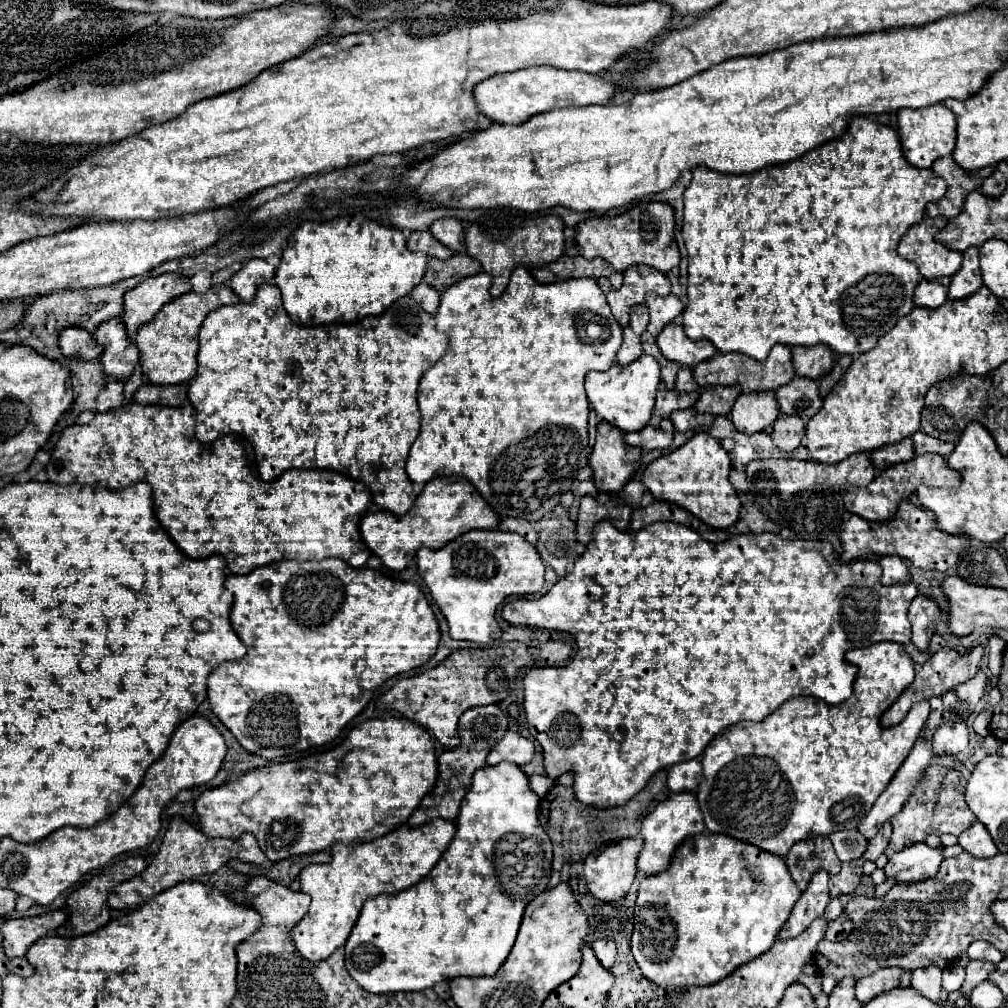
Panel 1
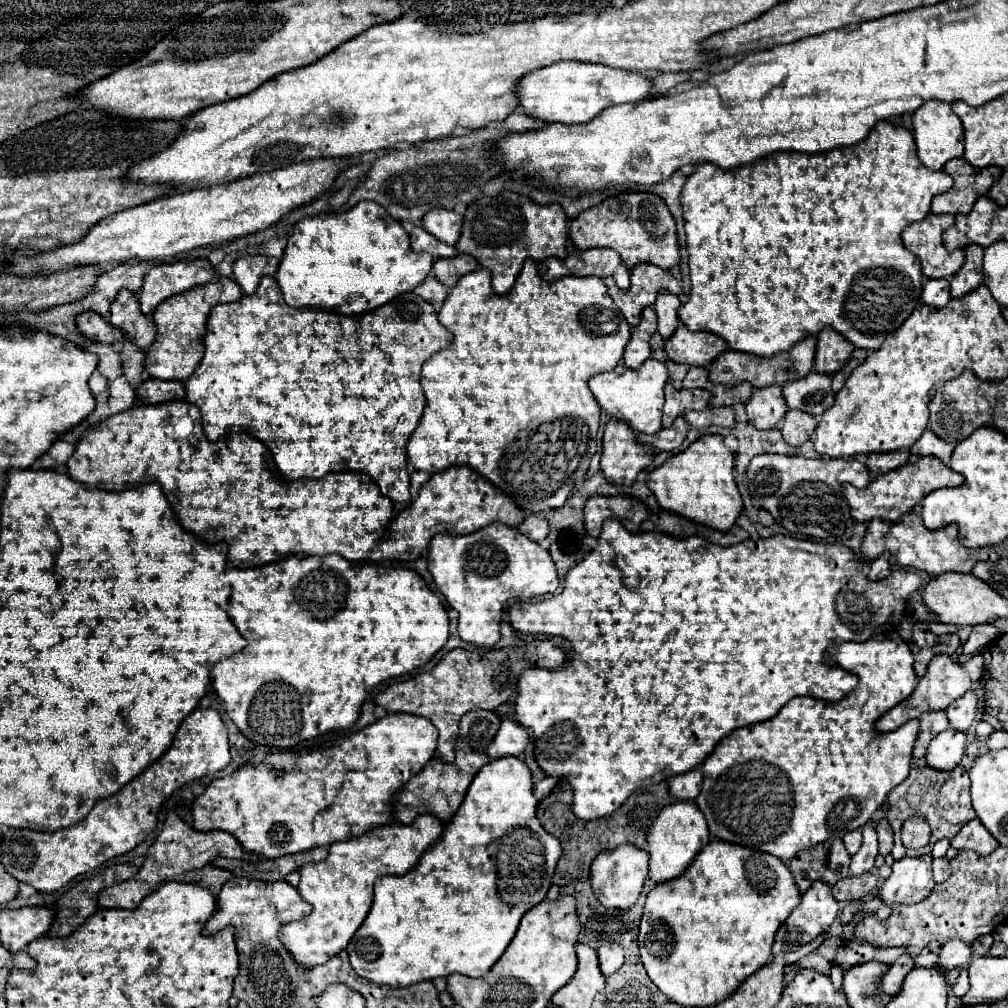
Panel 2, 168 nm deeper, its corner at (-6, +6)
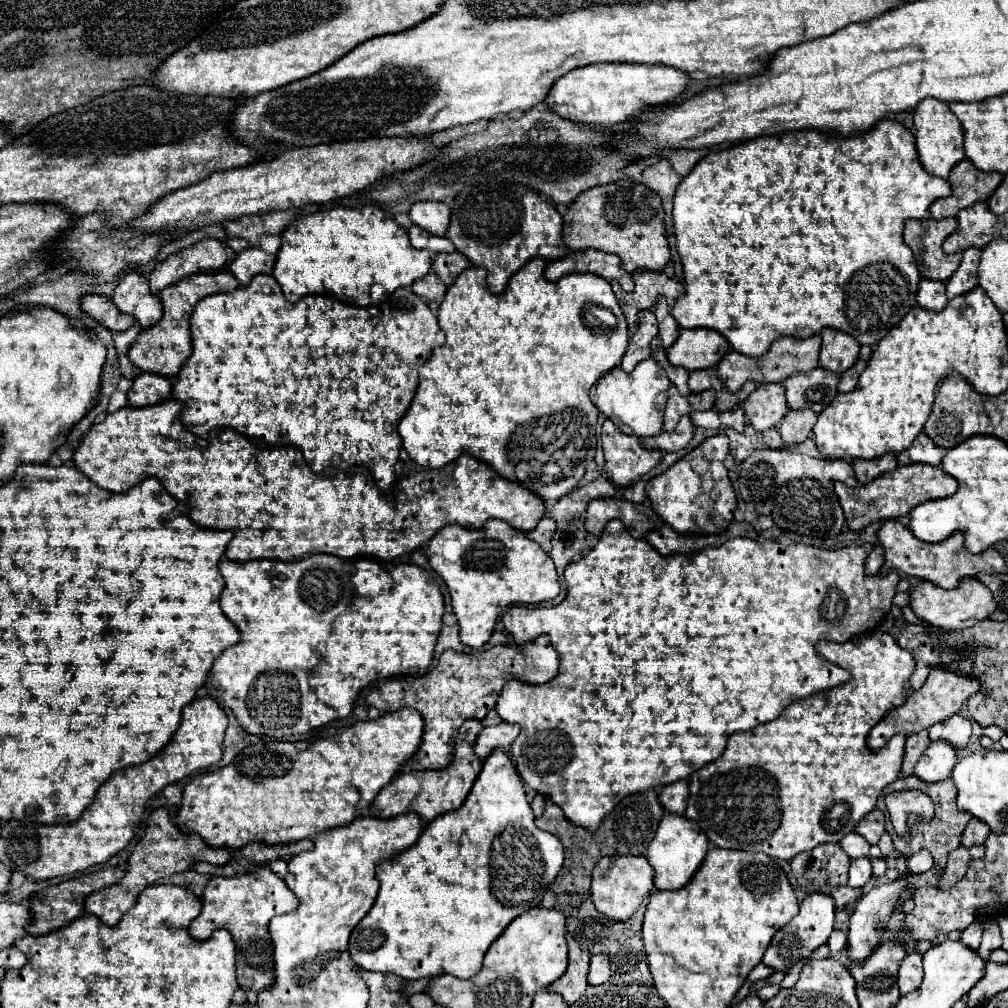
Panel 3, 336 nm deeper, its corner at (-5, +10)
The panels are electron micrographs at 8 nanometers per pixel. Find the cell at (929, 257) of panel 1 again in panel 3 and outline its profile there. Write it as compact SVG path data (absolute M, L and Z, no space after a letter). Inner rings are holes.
M933 217L905 221L903 239L917 257L921 277L945 281L951 277L951 273L955 273L961 261L961 253L949 255L941 249L945 237L951 235L955 229L957 229L955 217L943 221L937 221Z

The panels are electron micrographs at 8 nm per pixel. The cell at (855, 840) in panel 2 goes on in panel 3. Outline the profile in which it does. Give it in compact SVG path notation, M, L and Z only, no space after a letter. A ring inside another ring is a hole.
M849 833L849 835L845 835L841 841L839 841L839 845L855 859L855 857L859 857L859 855L869 855L869 843L859 835L859 833Z

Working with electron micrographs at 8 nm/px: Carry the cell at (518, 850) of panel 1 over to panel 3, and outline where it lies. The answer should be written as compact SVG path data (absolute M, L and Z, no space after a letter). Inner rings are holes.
M497 749L485 759L463 807L435 817L427 823L413 847L377 865L377 879L381 883L379 895L371 911L353 929L349 955L367 971L395 973L403 979L437 977L445 973L459 979L471 979L479 973L483 955L507 925L541 903L547 887L559 873L563 859L561 841L535 825L535 815L515 763L507 751Z

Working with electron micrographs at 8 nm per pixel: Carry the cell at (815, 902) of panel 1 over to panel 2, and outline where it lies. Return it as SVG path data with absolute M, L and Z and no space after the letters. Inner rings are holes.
M816 881L804 895L800 905L792 911L784 925L776 931L776 943L772 953L790 953L802 945L808 945L818 935L828 933L840 911L840 903L832 897L832 889L822 881Z

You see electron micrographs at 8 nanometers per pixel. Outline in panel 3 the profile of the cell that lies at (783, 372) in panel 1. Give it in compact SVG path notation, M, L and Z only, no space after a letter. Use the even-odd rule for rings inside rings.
M813 335L807 339L797 339L797 337L779 337L773 345L771 351L767 351L761 359L757 357L747 357L737 351L729 351L717 365L717 375L719 379L727 385L729 391L737 391L745 381L755 381L755 383L781 383L787 377L795 373L807 373L817 367L819 359L819 347L821 347L821 337Z

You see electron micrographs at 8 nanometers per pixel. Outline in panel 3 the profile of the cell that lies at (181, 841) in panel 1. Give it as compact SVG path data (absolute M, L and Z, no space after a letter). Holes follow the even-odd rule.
M159 807L147 819L145 835L129 857L129 871L125 873L125 877L107 889L93 891L85 899L85 911L97 915L105 925L115 925L123 917L123 913L127 913L127 909L131 909L131 905L137 899L137 893L141 893L145 887L153 885L157 879L191 869L195 861L227 865L231 861L231 851L227 847L211 847L195 833L181 833L179 827L171 821L169 811L165 807Z

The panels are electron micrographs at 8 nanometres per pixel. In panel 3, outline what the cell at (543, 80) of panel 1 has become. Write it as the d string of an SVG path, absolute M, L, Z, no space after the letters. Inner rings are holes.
M593 63L593 65L577 67L565 73L563 77L559 77L551 85L545 103L553 113L557 113L563 119L585 125L615 127L619 123L637 117L647 105L675 101L687 83L689 77L683 71L665 65Z

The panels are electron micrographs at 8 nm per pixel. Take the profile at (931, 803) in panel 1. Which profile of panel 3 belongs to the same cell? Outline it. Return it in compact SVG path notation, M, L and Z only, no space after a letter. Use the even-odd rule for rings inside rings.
M909 775L909 777L899 777L897 781L893 781L893 783L885 789L885 793L879 797L879 801L877 801L877 807L879 807L879 809L885 813L885 817L887 817L887 821L885 821L887 827L891 827L891 821L889 821L889 811L887 811L887 807L885 807L885 795L887 795L887 793L893 793L893 791L909 791L909 789L919 789L919 791L931 795L931 799L933 799L933 803L935 803L935 817L933 817L933 821L923 823L923 827L917 831L917 835L913 835L909 841L899 839L897 835L891 835L891 837L893 837L893 845L895 845L895 849L897 849L903 857L909 857L909 855L917 853L919 849L929 849L929 851L933 853L935 863L937 863L939 867L945 867L949 853L961 845L961 835L963 835L965 825L967 825L969 819L971 819L971 813L957 809L957 805L955 805L957 789L955 789L951 777L945 779L945 781L939 781L939 783L927 783L927 781L921 781L917 775Z

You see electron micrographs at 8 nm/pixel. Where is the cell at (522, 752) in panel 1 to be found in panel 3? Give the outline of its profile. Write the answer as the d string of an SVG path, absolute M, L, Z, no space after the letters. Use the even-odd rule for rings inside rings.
M499 723L495 727L485 727L475 743L475 753L479 759L485 759L495 749L509 749L511 741L515 741L519 735L519 725L511 723Z

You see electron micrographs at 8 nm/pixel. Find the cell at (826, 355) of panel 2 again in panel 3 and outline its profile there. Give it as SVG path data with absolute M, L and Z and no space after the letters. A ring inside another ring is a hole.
M825 327L821 331L821 339L823 339L823 343L821 343L819 365L823 369L841 375L857 361L861 345L853 337L849 337L847 333Z

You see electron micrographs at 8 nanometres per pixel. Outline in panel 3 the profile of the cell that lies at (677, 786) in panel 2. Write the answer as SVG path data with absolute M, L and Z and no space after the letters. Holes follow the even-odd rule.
M687 779L669 783L659 791L659 801L663 803L663 807L669 809L671 813L679 813L679 815L685 813L687 797L689 797L689 781Z

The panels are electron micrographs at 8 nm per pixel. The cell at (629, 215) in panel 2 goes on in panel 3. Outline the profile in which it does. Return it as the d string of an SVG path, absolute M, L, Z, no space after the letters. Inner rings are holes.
M621 179L617 183L593 187L581 193L575 203L569 205L563 217L563 239L571 249L599 249L615 253L623 261L623 269L633 273L637 269L663 271L671 259L669 241L665 235L661 199L655 191L641 183Z

